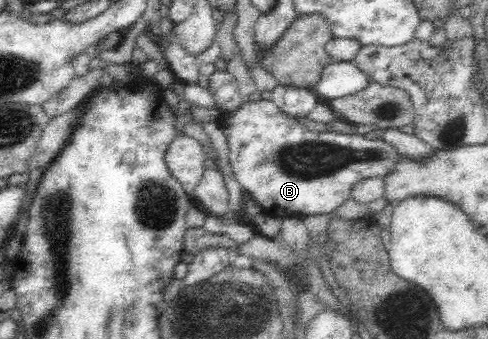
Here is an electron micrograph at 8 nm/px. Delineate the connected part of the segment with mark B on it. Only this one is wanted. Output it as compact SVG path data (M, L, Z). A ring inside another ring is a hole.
M272 99L244 103L233 111L222 112L221 117L218 117L216 122L221 127L221 130L223 130L224 138L228 144L228 165L230 165L230 170L234 180L239 182L240 188L243 191L247 191L247 195L250 196L250 199L256 201L256 204L260 206L261 212L266 217L302 216L304 218L310 215L332 212L333 210L336 210L338 206L342 206L342 204L350 198L350 192L352 192L354 184L359 180L373 176L388 176L388 174L392 174L392 172L396 170L403 160L401 153L398 152L393 144L384 141L384 139L368 139L366 138L366 135L358 133L346 134L334 130L319 133L312 132L308 126L300 121L299 116L294 116L280 110L280 107Z

